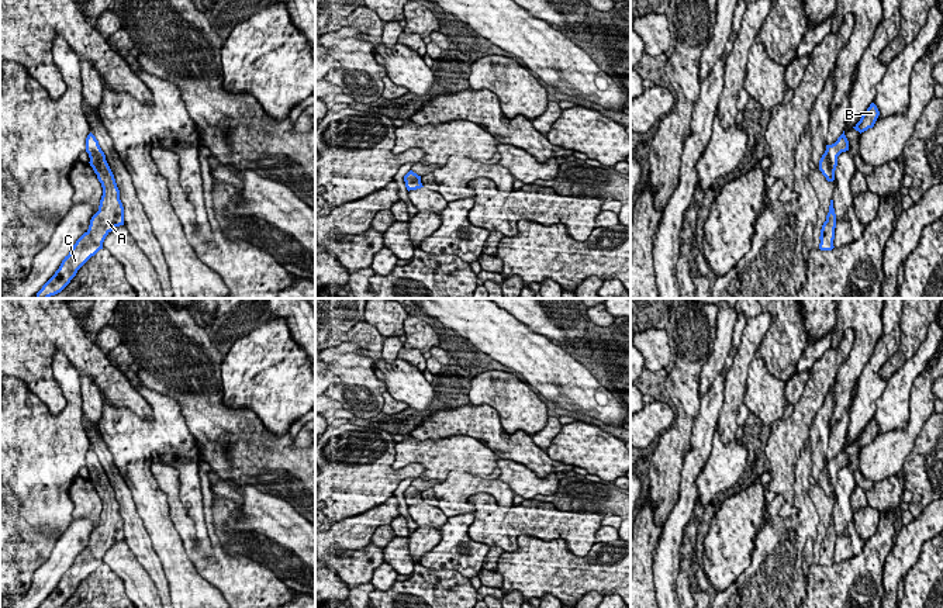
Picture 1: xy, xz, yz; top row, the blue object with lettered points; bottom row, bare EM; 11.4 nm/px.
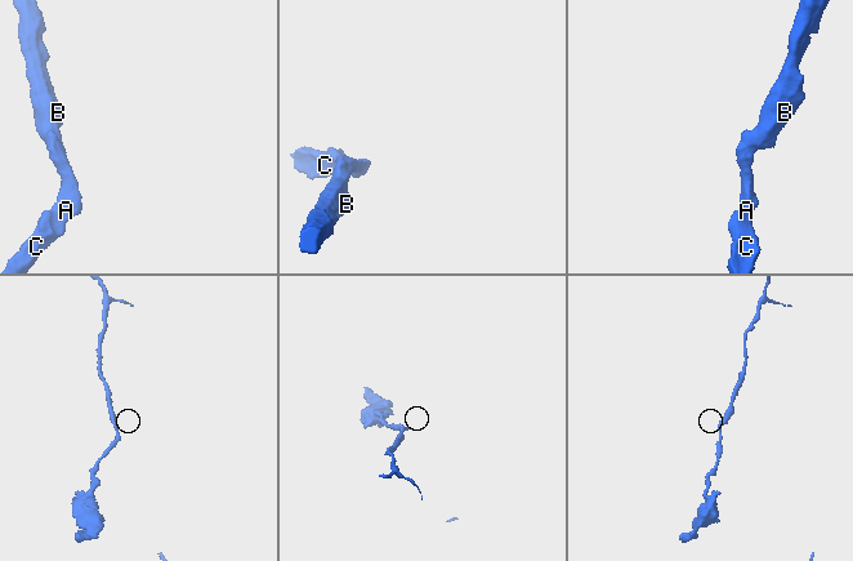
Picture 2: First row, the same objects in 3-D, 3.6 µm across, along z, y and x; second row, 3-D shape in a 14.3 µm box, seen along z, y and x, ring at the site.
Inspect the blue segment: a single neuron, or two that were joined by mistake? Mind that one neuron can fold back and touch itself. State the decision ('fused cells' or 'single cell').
single cell

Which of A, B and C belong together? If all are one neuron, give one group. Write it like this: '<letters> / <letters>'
A B C

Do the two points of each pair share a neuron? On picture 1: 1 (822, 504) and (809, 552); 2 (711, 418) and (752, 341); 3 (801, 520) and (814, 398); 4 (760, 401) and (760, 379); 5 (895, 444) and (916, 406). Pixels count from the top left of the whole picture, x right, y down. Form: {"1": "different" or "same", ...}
{"1": "same", "2": "different", "3": "different", "4": "same", "5": "same"}

